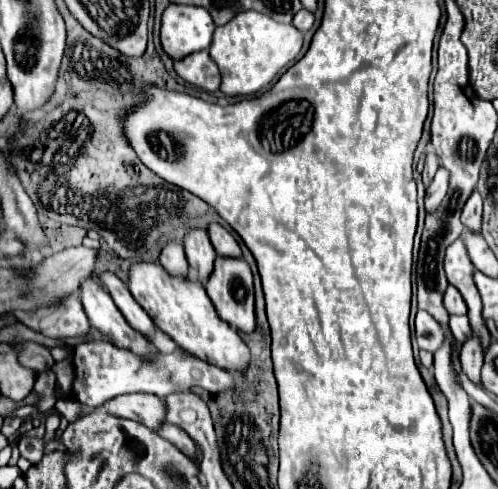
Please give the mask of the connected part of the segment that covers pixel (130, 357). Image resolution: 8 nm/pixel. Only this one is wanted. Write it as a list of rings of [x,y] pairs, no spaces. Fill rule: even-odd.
[[[155,327],[152,333],[152,343],[158,350],[158,356],[154,360],[142,360],[134,356],[132,352],[112,348],[110,342],[88,342],[80,344],[74,350],[74,382],[72,382],[72,396],[86,404],[88,408],[100,408],[108,400],[120,396],[120,394],[154,394],[160,398],[166,398],[170,392],[184,392],[192,386],[200,386],[212,394],[234,390],[234,376],[214,364],[208,364],[204,360],[198,360],[194,356],[182,358],[178,345],[159,328]]]

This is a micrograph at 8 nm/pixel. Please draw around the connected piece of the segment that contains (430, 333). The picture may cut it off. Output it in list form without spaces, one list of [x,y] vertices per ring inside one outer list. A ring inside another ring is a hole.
[[[418,310],[414,326],[416,326],[416,342],[418,342],[420,350],[436,352],[442,346],[442,342],[444,342],[442,328],[426,310]]]

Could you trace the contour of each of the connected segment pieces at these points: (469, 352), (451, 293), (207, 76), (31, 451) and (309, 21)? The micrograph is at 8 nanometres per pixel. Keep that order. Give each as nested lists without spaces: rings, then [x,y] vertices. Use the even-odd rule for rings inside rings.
[[[472,334],[470,340],[460,350],[460,364],[464,374],[472,380],[472,384],[480,386],[480,368],[482,368],[482,348],[480,340]]]
[[[448,286],[446,296],[444,296],[444,306],[450,314],[466,314],[468,312],[468,308],[462,300],[462,294],[454,286]]]
[[[206,50],[194,52],[194,54],[174,62],[174,70],[184,82],[198,86],[202,90],[216,92],[220,88],[218,66],[212,62],[212,58],[208,56]]]
[[[24,436],[18,444],[20,454],[30,460],[32,464],[36,464],[42,458],[42,450],[44,450],[44,442],[40,438],[32,438],[32,436]]]
[[[302,8],[302,10],[294,16],[292,24],[294,24],[300,32],[306,32],[306,30],[310,30],[312,24],[314,24],[314,14],[312,14],[312,12],[306,12],[306,10]]]

